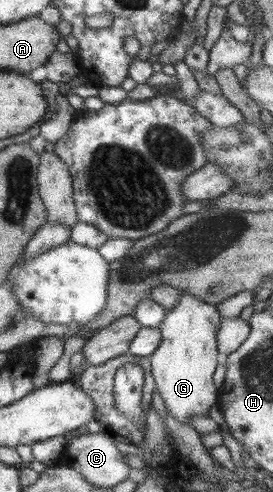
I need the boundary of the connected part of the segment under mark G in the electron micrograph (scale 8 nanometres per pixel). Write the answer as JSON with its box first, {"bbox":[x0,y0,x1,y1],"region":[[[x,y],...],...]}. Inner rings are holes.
{"bbox":[150,291,220,426],"region":[[[180,291],[180,298],[176,304],[172,304],[170,310],[164,311],[164,318],[158,324],[160,331],[160,344],[150,355],[150,367],[152,368],[153,382],[156,383],[158,394],[164,401],[166,413],[173,416],[176,422],[190,426],[189,416],[206,416],[208,408],[216,402],[216,386],[212,384],[212,374],[216,368],[216,330],[220,324],[220,316],[216,312],[216,305],[202,302],[194,296]]]}

